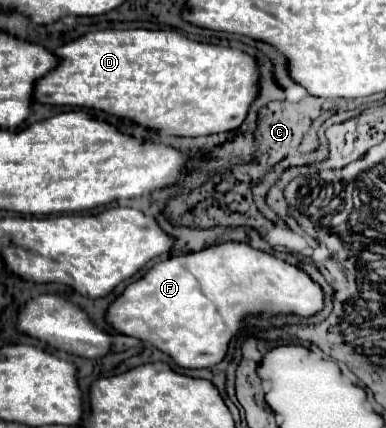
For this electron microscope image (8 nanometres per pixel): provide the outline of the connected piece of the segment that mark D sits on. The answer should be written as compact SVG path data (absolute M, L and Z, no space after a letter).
M175 29L93 31L75 41L65 43L63 47L57 47L55 53L61 57L61 63L51 71L51 75L45 75L41 77L41 81L37 81L33 93L37 103L99 109L105 113L127 117L165 135L197 137L233 131L245 121L249 107L259 97L261 89L259 61L255 57L235 47L191 41Z

